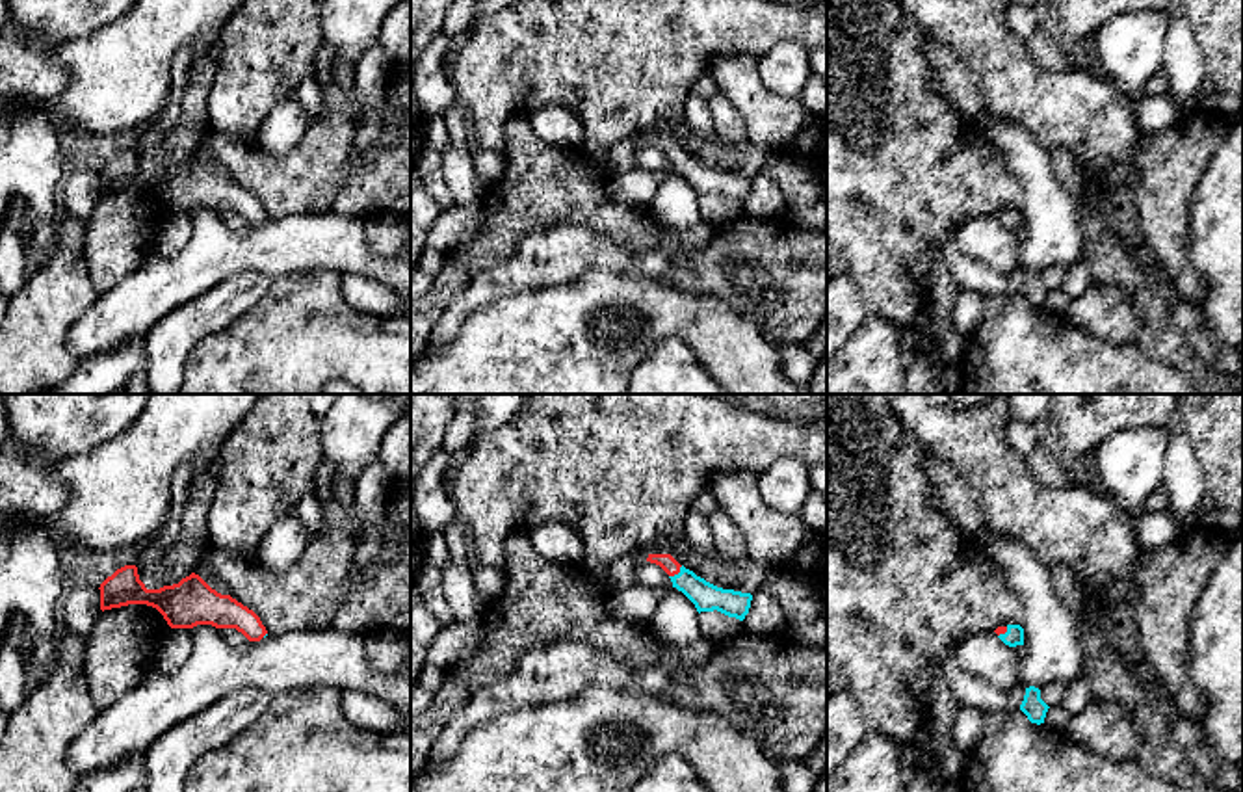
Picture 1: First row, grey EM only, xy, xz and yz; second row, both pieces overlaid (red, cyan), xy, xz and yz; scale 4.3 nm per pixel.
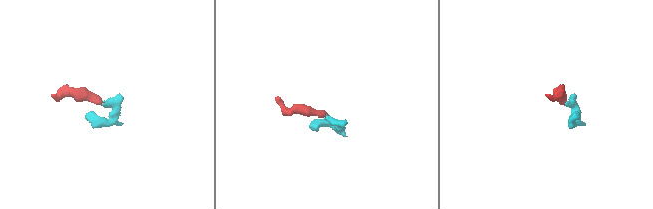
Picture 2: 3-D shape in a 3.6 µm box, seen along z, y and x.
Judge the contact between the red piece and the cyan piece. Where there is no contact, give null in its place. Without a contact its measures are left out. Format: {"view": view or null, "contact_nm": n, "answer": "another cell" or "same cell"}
{"view": "xz", "contact_nm": 80, "answer": "same cell"}

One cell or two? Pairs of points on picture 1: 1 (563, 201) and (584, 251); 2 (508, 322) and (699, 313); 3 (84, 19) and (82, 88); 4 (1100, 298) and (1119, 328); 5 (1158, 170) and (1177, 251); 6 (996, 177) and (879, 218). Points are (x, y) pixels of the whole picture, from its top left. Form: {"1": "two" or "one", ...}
{"1": "two", "2": "one", "3": "two", "4": "one", "5": "one", "6": "one"}

